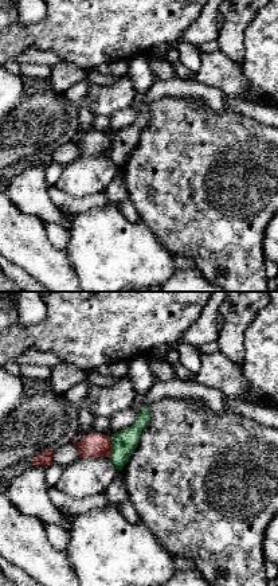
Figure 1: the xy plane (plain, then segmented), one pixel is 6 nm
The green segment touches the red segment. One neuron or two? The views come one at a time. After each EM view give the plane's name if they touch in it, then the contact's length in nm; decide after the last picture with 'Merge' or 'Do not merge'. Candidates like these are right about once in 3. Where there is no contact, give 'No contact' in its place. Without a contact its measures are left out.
Touches green in xy. Shared border 110 nm

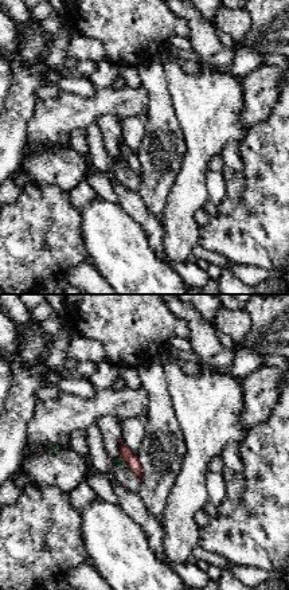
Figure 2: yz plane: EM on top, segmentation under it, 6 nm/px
Touches green in yz. Shared border 70 nm

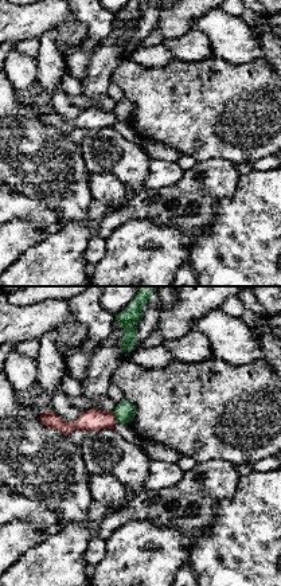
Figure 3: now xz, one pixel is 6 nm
Touches green in xz. Shared border 70 nm

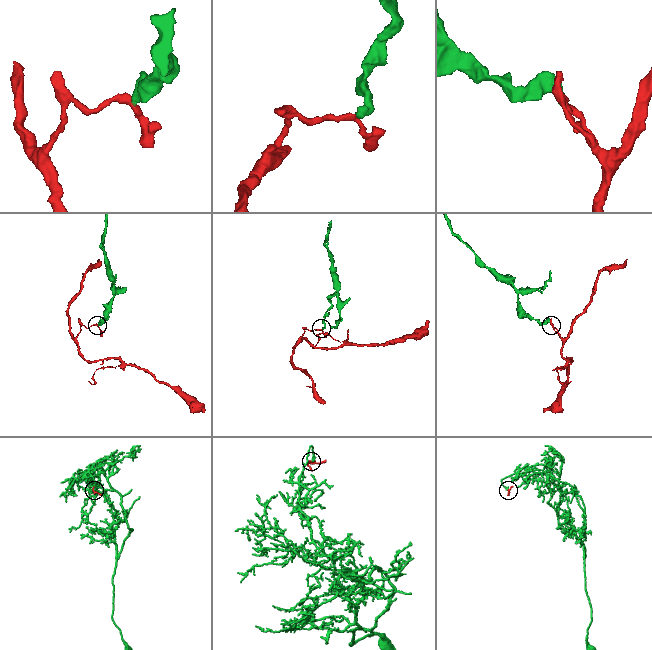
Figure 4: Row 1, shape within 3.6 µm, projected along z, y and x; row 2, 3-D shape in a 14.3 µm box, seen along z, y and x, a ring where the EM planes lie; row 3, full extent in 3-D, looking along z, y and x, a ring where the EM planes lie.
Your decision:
Do not merge

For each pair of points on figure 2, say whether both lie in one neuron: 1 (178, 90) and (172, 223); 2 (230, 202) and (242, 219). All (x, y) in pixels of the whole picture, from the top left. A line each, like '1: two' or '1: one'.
1: one
2: two

